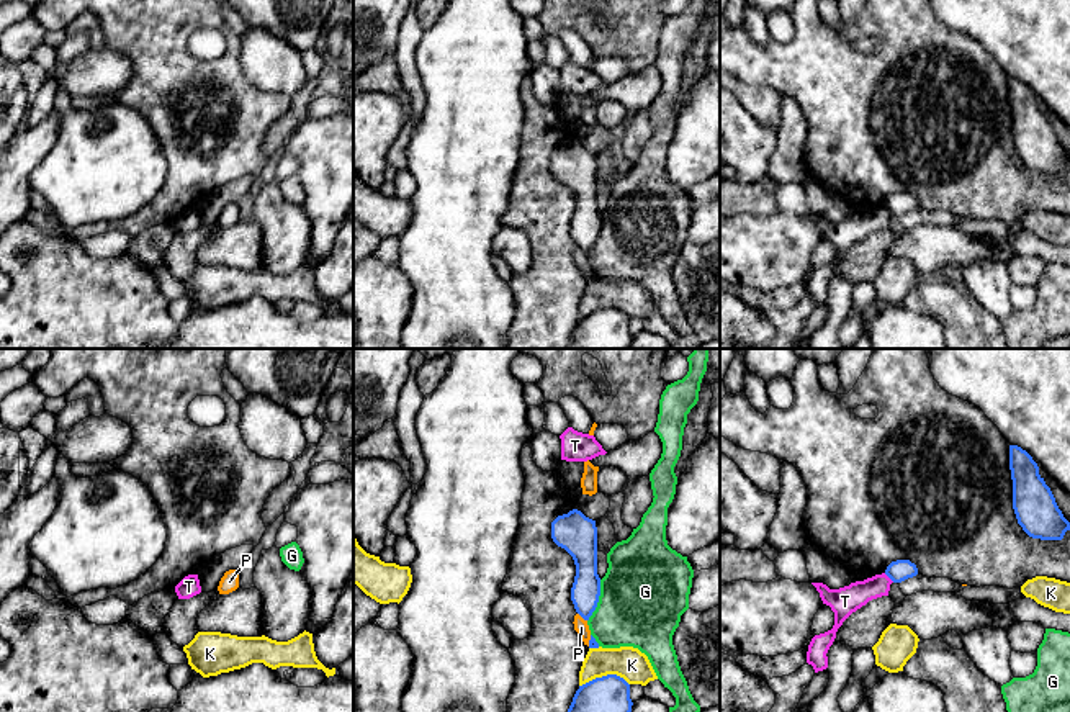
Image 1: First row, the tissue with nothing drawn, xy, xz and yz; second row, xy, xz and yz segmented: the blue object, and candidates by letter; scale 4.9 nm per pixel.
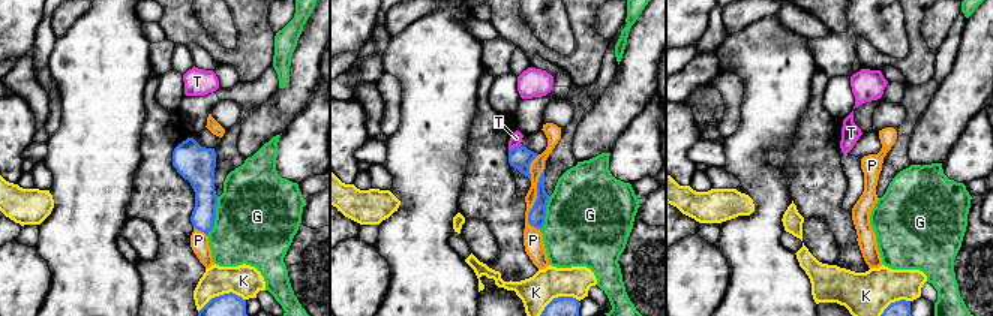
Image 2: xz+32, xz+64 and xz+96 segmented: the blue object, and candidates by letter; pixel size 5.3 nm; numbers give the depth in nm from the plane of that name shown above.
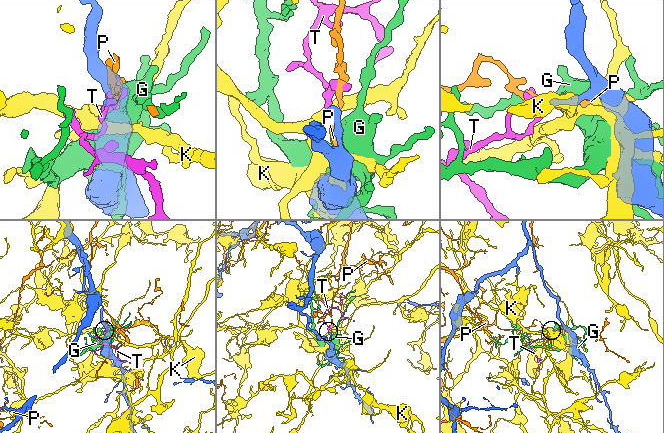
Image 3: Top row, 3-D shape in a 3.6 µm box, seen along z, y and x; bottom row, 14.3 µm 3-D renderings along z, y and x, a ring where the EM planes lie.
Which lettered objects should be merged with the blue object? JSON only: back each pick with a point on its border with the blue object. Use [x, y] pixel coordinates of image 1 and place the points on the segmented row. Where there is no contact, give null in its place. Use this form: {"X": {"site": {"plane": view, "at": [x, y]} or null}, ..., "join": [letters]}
{"join": []}

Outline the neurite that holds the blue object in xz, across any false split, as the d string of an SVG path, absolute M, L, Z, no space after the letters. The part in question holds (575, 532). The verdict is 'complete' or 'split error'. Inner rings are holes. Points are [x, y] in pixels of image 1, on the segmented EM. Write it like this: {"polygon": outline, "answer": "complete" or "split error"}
{"polygon": "M573 509L551 522L551 539L574 560L576 576L571 588L571 601L576 612L584 620L589 620L600 596L596 520L586 517L581 511Z", "answer": "complete"}

